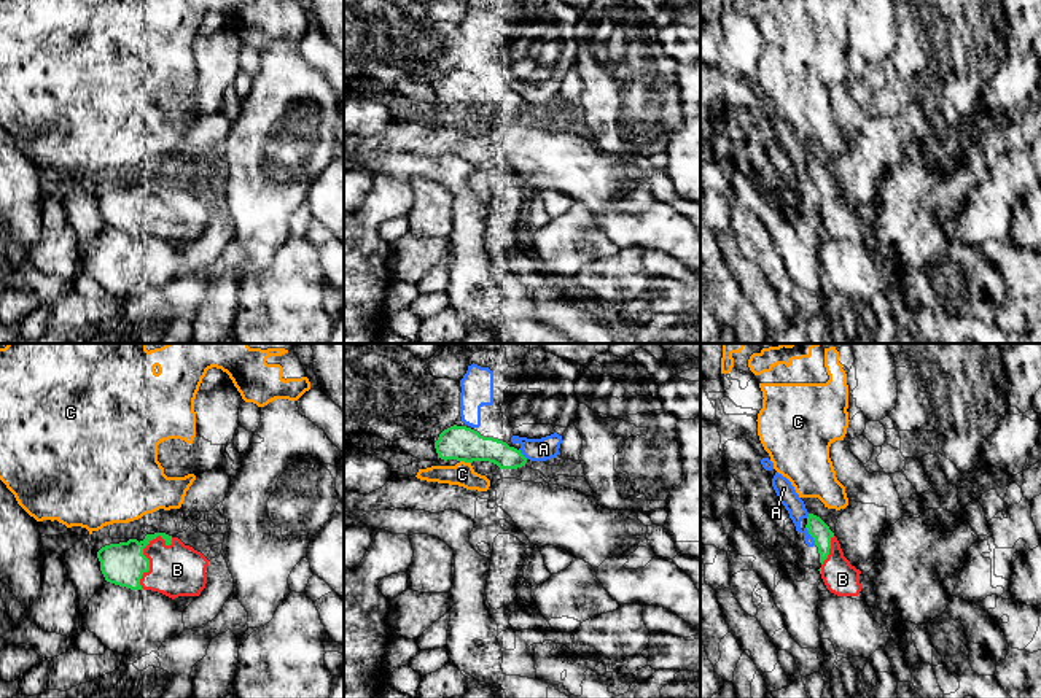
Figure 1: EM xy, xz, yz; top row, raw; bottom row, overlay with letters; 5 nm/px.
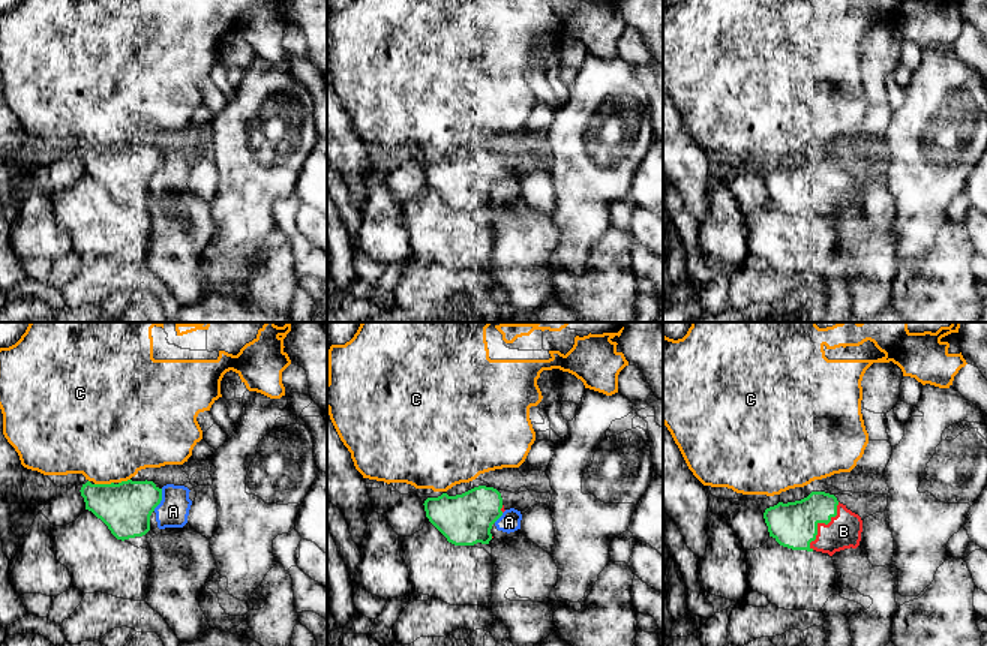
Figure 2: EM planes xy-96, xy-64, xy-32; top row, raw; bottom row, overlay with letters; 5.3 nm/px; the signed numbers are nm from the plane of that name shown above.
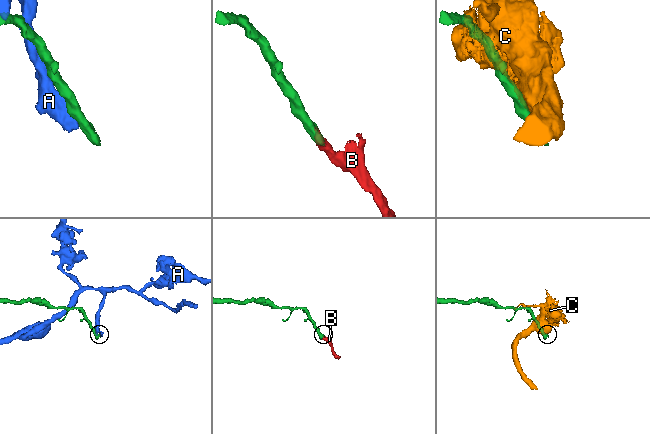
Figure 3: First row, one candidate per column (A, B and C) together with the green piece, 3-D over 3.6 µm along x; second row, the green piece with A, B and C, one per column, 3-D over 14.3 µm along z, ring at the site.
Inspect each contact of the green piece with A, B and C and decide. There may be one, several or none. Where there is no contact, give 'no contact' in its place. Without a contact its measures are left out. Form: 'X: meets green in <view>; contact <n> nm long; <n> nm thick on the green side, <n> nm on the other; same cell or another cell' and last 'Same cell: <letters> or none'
A: meets green in yz; contact 110 nm long; 100 nm thick on the green side, 90 nm on the other; another cell
B: meets green in xy; contact 300 nm long; 220 nm thick on the green side, 260 nm on the other; same cell
C: meets green in xz; contact 60 nm long; 180 nm thick on the green side, 120 nm on the other; another cell
Same cell: B

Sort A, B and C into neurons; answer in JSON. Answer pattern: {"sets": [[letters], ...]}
{"sets": [["A"], ["B"], ["C"]]}

